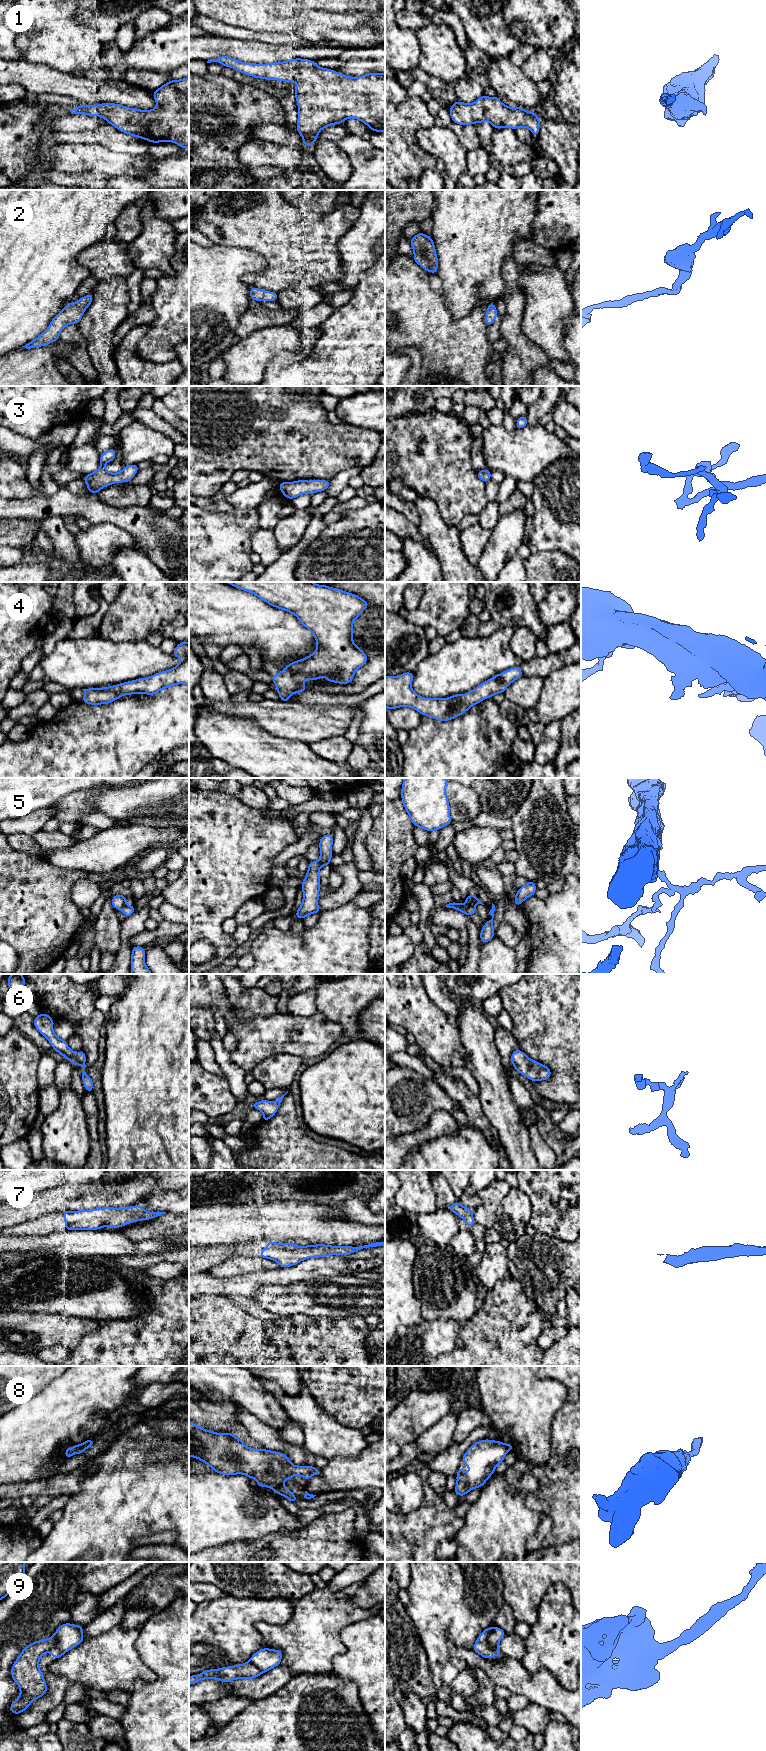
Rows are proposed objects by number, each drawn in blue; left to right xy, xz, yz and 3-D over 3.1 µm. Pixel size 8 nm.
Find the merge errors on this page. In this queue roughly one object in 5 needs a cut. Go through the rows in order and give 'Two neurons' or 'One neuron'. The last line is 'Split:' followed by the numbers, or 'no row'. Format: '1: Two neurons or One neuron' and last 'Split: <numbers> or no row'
1: One neuron
2: One neuron
3: One neuron
4: One neuron
5: Two neurons
6: One neuron
7: One neuron
8: One neuron
9: Two neurons
Split: 5, 9

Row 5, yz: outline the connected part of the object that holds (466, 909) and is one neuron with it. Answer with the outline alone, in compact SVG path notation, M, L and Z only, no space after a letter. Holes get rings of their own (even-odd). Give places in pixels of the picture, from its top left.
M454 901L450 902L445 907L447 907L447 908L453 908L455 910L461 911L466 916L467 915L474 915L474 914L476 914L476 908L474 906L471 906L471 905L463 905L461 903L455 903Z

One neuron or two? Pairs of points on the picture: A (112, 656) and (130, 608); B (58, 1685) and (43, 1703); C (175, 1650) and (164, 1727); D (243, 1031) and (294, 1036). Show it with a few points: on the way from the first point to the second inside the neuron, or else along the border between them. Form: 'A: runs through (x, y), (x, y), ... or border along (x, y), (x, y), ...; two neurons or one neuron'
A: border along (99, 635), (113, 641), (142, 641); two neurons
B: runs through (56, 1689), (47, 1699); one neuron
C: runs through (175, 1669), (175, 1708); one neuron
D: runs through (256, 1034), (281, 1034); one neuron

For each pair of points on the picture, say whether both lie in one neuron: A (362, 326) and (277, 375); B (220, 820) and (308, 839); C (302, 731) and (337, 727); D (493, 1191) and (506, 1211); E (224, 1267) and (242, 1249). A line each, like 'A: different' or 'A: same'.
A: same
B: different
C: same
D: different
E: different

